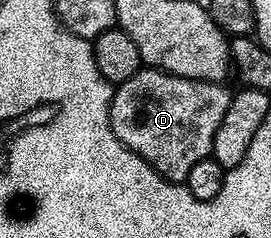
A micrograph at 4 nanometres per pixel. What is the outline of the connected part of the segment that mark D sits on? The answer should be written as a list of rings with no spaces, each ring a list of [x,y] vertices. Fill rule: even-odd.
[[[141,69],[130,77],[130,81],[119,84],[113,90],[110,105],[110,125],[122,141],[124,147],[129,147],[138,157],[142,157],[154,170],[169,183],[184,183],[190,169],[198,165],[198,161],[209,158],[214,145],[214,133],[218,133],[218,125],[226,109],[230,109],[233,92],[227,91],[223,82],[210,80],[187,79],[172,75],[168,71]]]

